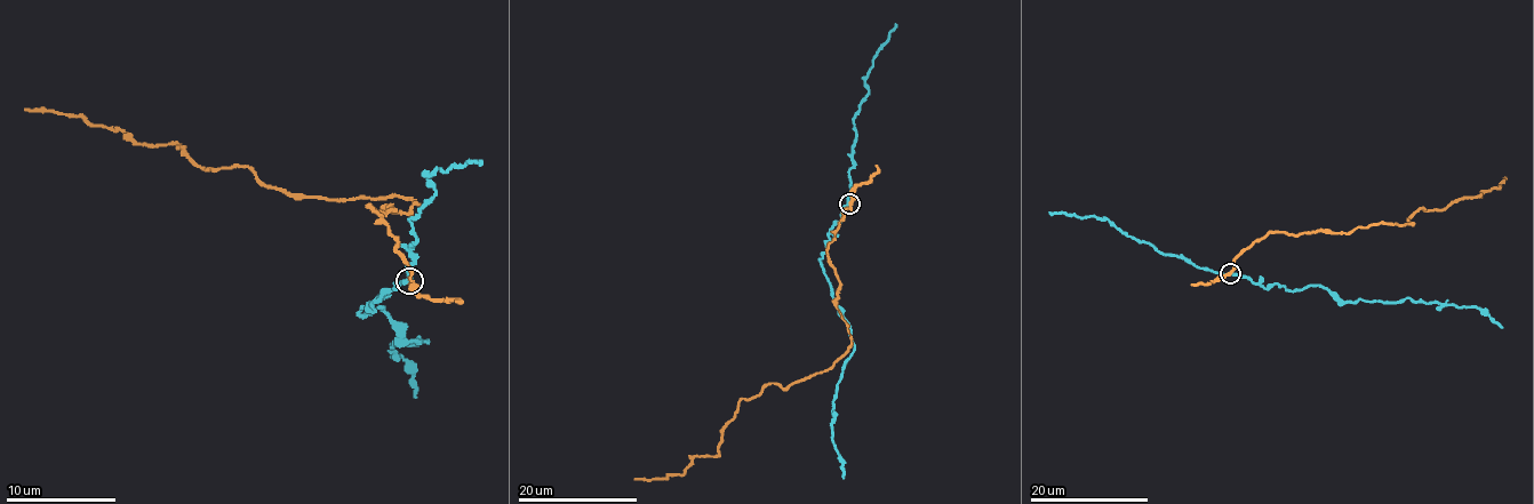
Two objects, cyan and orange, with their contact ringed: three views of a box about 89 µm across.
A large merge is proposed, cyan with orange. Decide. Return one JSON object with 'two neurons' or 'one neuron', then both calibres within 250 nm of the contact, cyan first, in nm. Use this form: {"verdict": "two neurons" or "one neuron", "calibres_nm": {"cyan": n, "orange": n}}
{"verdict": "two neurons", "calibres_nm": {"cyan": 220, "orange": 280}}

